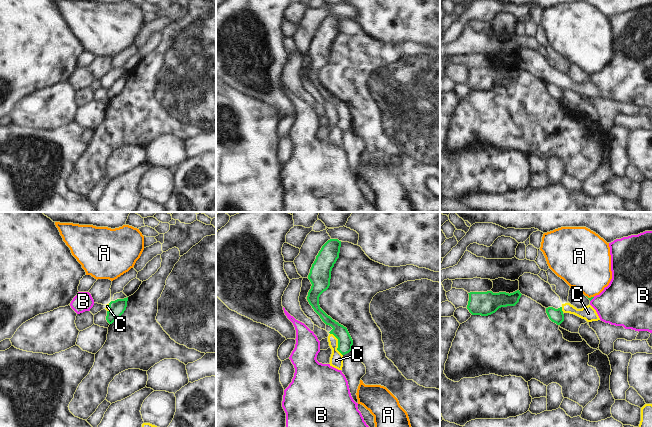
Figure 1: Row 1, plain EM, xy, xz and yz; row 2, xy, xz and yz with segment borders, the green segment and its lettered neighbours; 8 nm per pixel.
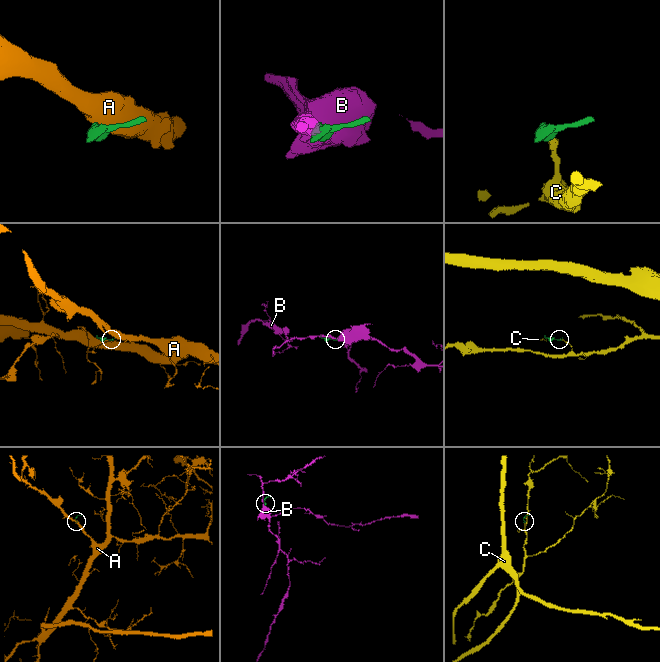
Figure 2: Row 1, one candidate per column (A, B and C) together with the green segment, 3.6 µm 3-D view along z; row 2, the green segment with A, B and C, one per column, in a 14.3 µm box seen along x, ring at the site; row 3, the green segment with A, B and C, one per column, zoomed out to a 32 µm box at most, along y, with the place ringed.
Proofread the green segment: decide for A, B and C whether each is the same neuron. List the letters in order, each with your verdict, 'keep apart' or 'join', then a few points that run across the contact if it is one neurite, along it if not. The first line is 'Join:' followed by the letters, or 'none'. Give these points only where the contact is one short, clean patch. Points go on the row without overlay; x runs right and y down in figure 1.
Join: A
A: join | yz (591, 74), (591, 73), (587, 43)
B: keep apart | yz (594, 73), (590, 77)
C: keep apart | xz (330, 109), (337, 115), (337, 126), (342, 131)

